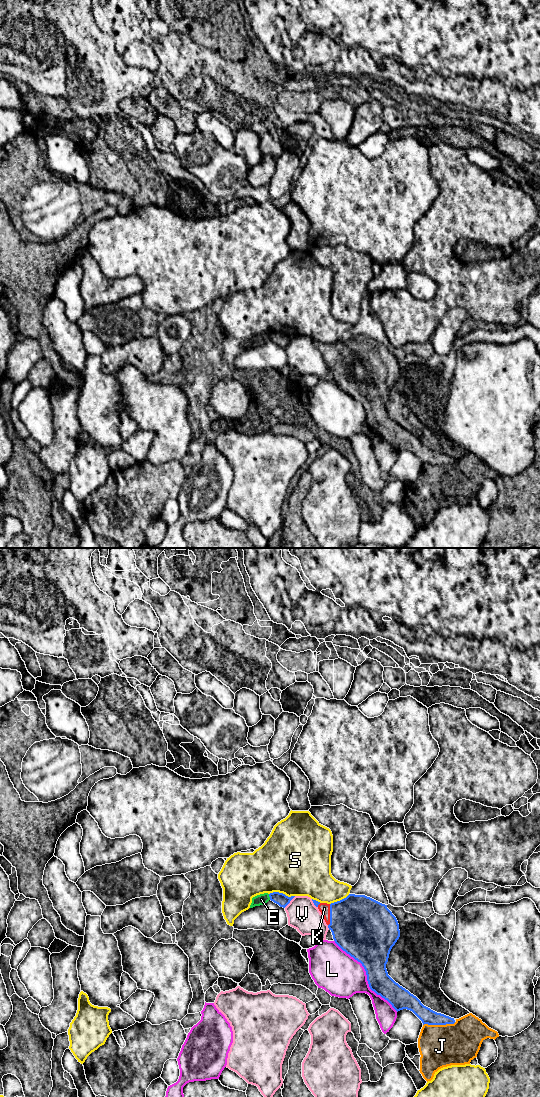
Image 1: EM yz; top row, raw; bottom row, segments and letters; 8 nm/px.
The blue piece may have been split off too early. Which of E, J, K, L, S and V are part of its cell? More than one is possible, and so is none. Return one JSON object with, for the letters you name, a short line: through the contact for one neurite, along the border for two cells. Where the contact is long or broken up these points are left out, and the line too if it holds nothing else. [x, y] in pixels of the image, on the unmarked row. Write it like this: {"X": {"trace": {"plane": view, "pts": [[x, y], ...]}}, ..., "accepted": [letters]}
{"K": {"trace": {"plane": "yz", "pts": [[359, 364], [330, 355], [324, 348]]}}, "accepted": ["K"]}

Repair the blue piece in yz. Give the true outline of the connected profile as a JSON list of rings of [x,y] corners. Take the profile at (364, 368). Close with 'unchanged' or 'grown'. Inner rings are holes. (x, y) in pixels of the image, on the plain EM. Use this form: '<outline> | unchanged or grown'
[[[349,334],[346,338],[331,344],[320,343],[313,339],[312,341],[323,355],[335,383],[364,407],[372,431],[387,440],[397,452],[403,449],[412,451],[423,465],[455,463],[454,458],[424,446],[416,436],[388,415],[386,404],[392,387],[400,377],[400,370],[396,357],[387,348],[387,345],[365,335],[355,334]]] | grown

